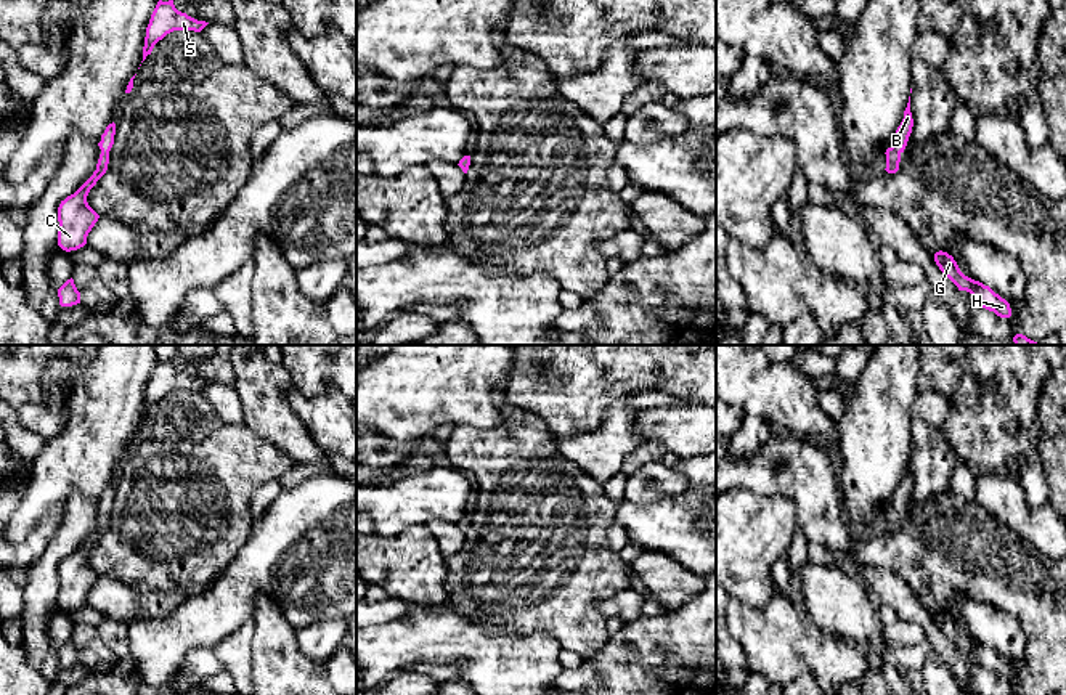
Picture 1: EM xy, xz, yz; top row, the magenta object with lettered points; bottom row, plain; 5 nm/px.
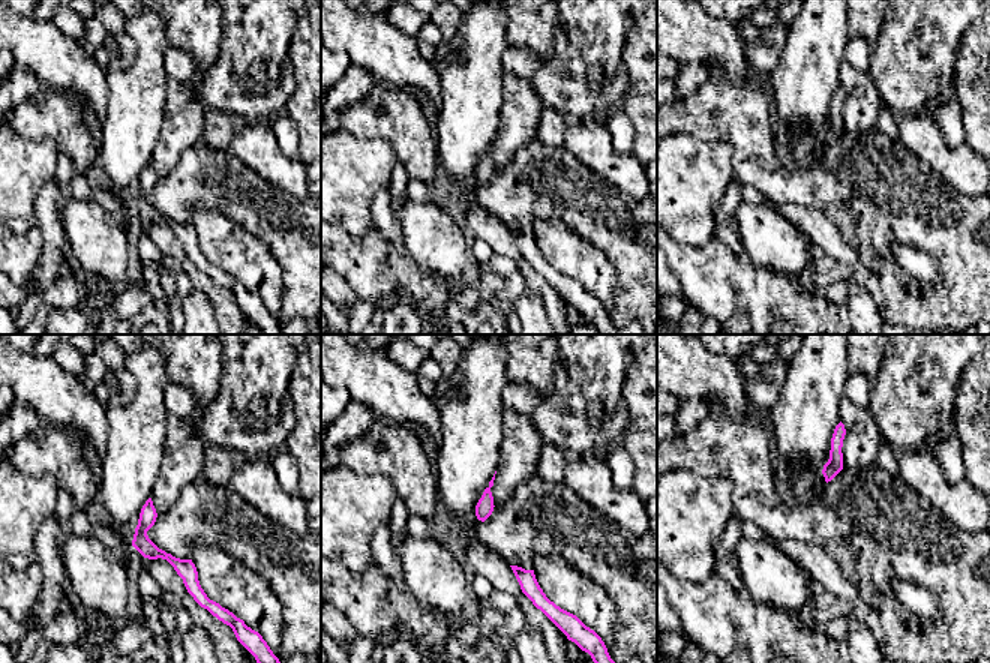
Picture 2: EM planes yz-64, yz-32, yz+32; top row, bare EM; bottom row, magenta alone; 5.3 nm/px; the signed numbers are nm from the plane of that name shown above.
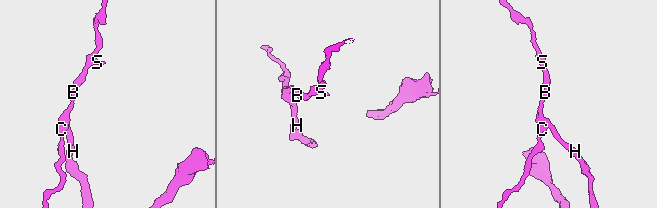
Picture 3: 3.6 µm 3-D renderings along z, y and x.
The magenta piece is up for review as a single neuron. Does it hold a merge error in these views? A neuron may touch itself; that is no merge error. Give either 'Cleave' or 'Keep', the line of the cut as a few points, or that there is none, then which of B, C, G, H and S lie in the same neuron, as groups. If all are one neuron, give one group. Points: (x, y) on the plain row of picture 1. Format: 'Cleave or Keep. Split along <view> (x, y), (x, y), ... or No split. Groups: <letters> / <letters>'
Keep. No split. Groups: B C G H S

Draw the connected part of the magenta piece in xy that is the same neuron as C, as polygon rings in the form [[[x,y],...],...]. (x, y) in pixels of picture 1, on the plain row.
[[[109,483],[98,502],[101,514],[93,534],[58,567],[58,605],[66,610],[77,610],[87,604],[87,595],[98,581],[100,575],[88,565],[87,555],[96,541],[106,533],[109,510],[114,504],[116,483]]]

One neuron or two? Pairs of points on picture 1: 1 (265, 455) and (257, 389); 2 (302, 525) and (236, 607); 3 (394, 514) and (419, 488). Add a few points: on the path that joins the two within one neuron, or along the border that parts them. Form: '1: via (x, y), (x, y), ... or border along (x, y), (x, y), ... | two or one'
1: border along (244, 422), (292, 461) | two
2: via (281, 546), (241, 586) | one
3: via (400, 508), (413, 495) | one

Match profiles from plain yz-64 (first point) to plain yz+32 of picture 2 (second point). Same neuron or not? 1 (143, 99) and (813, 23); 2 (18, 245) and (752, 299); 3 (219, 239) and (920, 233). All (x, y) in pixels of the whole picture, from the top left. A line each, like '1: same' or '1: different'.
1: same
2: same
3: different

